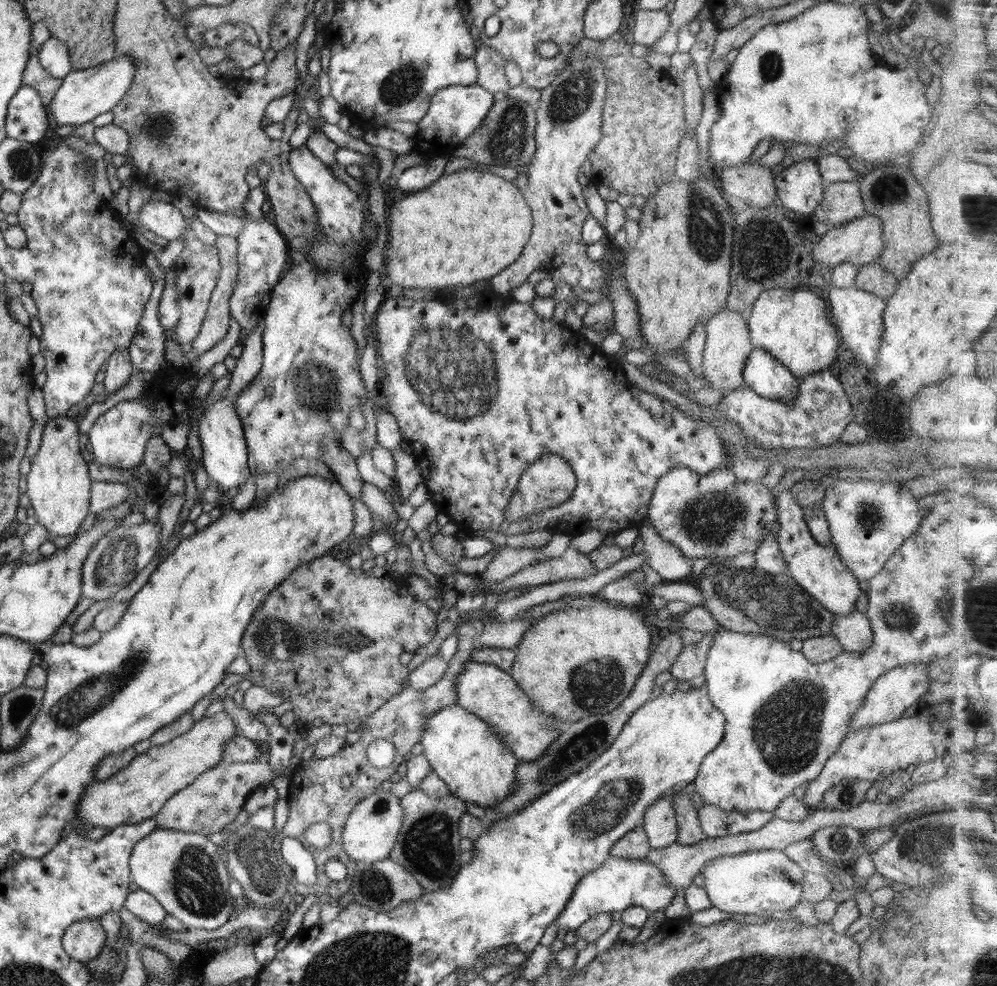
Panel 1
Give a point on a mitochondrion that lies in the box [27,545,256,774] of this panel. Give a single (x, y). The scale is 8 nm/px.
(99, 691)

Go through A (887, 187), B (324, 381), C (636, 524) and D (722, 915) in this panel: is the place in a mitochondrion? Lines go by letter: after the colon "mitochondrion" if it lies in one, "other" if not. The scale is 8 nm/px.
A: mitochondrion
B: mitochondrion
C: other
D: other

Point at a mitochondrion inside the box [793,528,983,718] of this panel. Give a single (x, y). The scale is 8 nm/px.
(901, 617)

